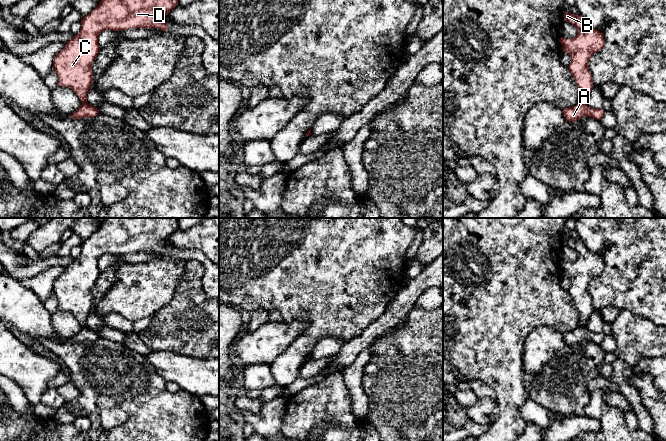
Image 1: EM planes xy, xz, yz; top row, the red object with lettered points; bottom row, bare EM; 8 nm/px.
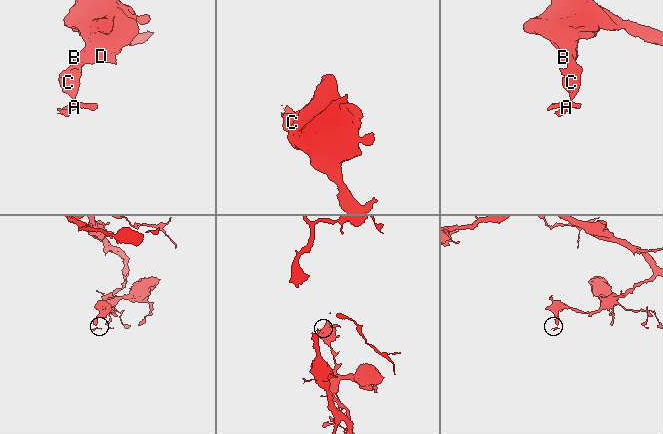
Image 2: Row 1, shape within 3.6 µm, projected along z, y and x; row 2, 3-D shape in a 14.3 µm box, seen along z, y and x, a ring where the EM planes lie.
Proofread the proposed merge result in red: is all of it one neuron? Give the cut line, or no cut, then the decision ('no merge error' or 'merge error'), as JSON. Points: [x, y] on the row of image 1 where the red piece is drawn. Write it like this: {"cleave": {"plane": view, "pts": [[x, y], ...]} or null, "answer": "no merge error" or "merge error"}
{"cleave": {"plane": "yz", "pts": [[580, 100], [584, 103]]}, "answer": "merge error"}

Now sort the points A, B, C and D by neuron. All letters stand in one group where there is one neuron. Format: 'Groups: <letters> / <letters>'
Groups: A / B C D

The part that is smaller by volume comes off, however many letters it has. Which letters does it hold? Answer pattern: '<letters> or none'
A

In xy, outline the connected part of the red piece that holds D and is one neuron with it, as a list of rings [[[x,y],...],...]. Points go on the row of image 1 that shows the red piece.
[[[100,0],[99,5],[81,20],[81,30],[53,60],[58,85],[71,88],[82,103],[93,83],[92,63],[100,48],[98,36],[104,30],[158,28],[168,31],[163,17],[178,5],[178,0]]]

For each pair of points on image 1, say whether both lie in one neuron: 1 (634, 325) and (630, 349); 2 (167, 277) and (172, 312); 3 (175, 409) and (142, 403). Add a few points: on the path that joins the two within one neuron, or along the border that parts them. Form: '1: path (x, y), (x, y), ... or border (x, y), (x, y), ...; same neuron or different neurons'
1: path (634, 331), (634, 343); same neuron
2: border (179, 279), (173, 297), (151, 315); different neurons
3: path (167, 409), (152, 409), (150, 407); same neuron

